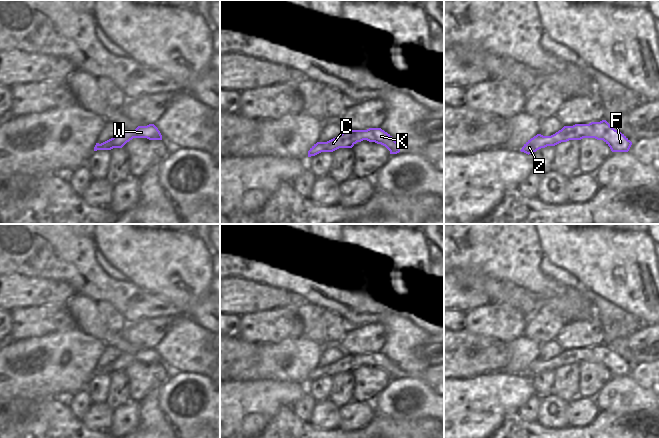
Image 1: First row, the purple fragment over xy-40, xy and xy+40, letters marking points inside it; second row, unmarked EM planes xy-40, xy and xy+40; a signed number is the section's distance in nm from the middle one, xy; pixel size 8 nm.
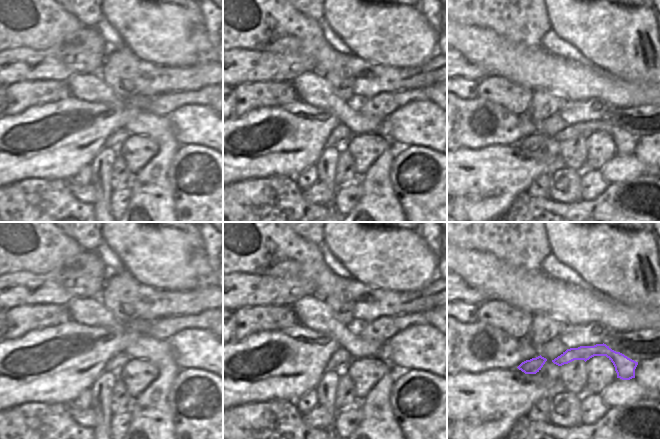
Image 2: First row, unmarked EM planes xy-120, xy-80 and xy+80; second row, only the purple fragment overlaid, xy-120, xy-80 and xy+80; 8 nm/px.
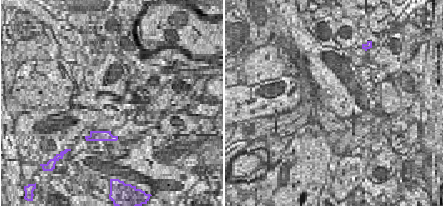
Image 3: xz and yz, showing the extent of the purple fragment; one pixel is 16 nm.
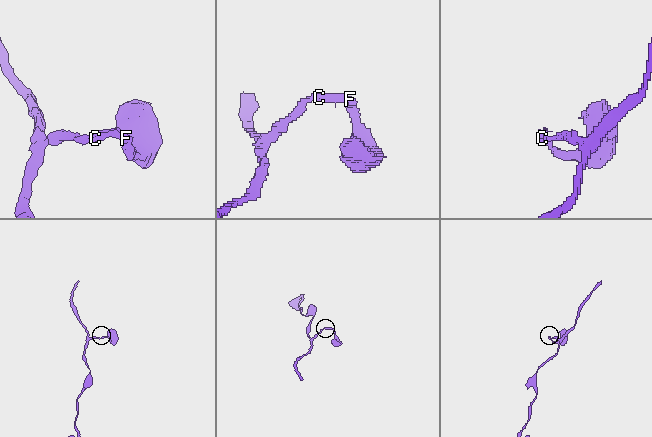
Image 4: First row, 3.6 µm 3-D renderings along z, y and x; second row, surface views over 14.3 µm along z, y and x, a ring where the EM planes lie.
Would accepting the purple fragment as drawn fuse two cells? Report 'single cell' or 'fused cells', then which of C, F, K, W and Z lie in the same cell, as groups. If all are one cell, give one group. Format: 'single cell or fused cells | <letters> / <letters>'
single cell | C F K W Z

